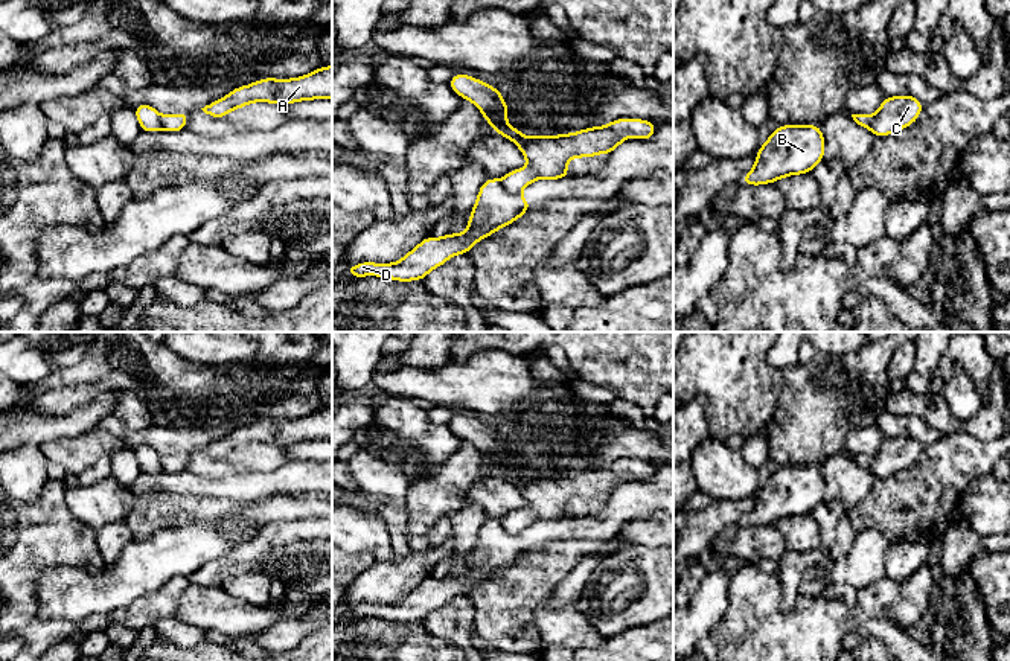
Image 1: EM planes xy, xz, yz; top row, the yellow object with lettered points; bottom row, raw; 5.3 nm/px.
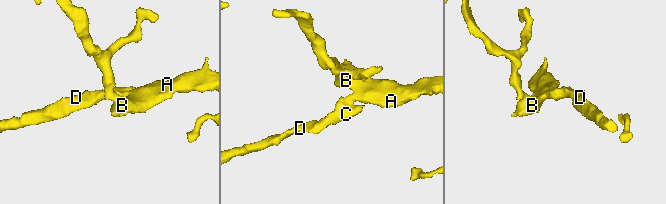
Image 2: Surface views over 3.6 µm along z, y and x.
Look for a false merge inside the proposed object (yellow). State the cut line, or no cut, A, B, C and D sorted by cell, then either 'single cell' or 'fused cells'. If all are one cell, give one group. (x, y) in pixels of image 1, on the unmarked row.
xz (498, 521), (508, 532), (517, 535) | A B / C D | fused cells

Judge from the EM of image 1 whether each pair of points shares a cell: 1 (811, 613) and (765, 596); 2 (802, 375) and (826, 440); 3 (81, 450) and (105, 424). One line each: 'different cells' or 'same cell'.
1: same cell
2: same cell
3: different cells

